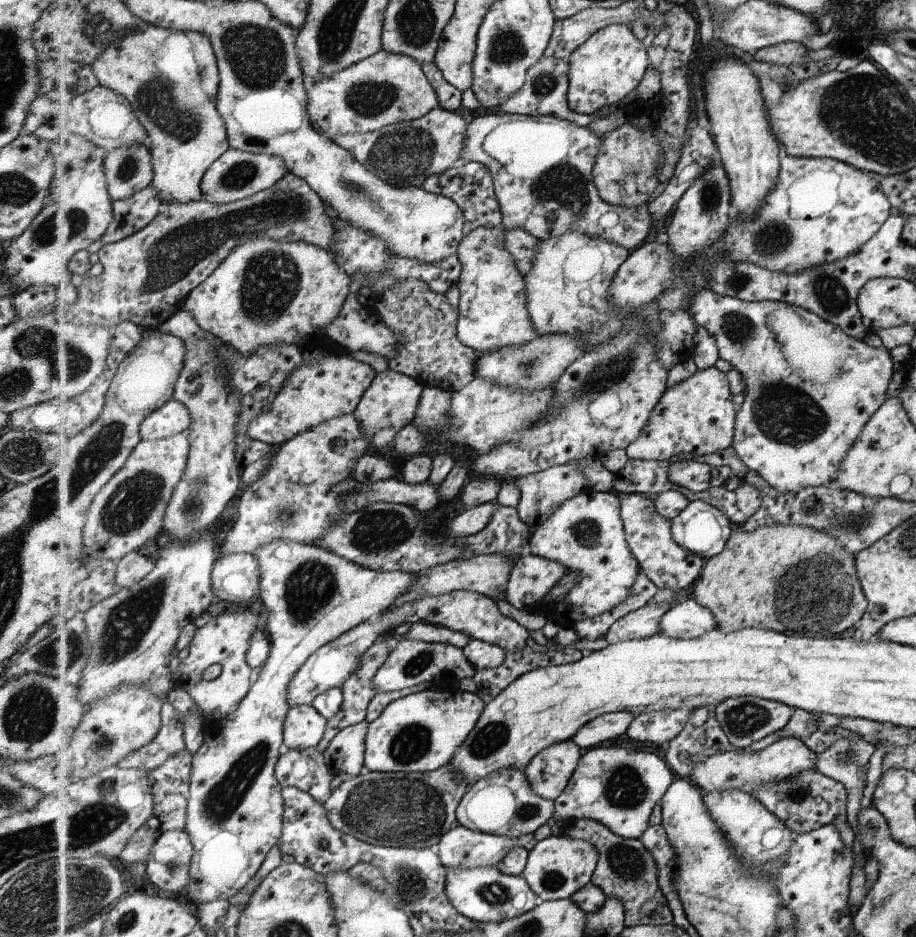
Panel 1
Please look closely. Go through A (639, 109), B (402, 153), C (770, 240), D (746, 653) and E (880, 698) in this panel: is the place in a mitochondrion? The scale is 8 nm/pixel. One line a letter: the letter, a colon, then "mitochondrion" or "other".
A: other
B: mitochondrion
C: mitochondrion
D: other
E: other

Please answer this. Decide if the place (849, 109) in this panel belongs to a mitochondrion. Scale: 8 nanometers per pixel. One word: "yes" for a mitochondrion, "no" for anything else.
yes

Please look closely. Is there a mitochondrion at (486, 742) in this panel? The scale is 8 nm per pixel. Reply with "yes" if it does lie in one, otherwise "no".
yes

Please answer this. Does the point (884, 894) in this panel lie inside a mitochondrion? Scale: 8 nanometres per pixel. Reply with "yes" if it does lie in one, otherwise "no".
no

